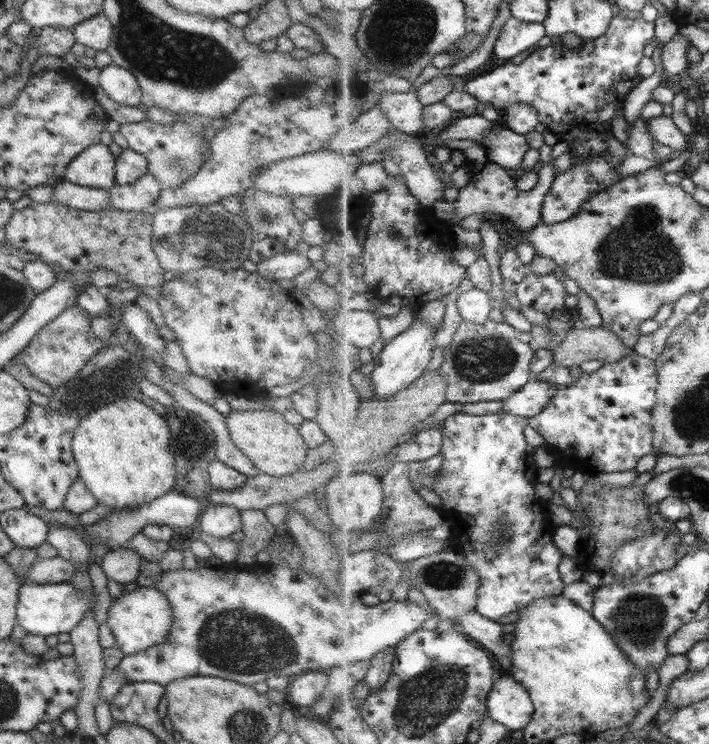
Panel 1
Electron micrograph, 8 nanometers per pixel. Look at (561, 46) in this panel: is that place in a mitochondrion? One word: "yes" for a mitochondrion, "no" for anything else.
no

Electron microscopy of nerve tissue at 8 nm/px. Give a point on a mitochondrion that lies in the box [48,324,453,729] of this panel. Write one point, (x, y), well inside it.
(244, 641)

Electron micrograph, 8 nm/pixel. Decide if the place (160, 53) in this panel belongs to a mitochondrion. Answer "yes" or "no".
yes

